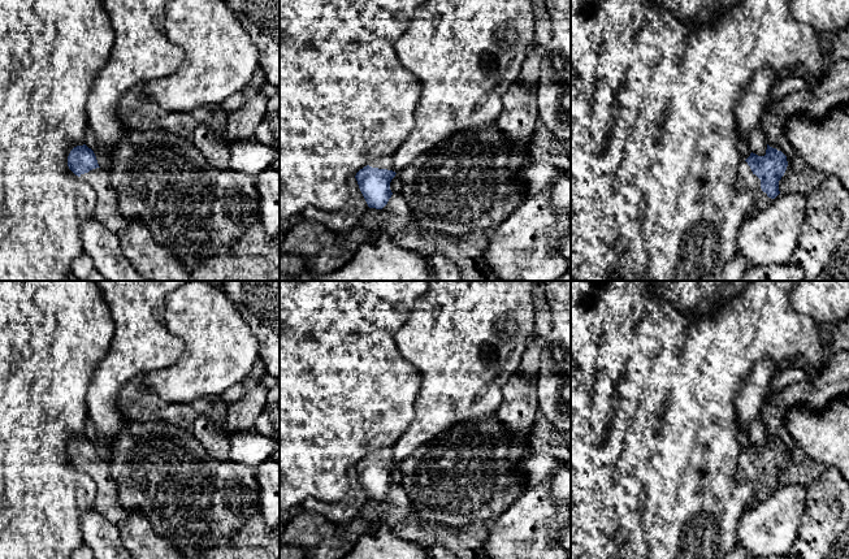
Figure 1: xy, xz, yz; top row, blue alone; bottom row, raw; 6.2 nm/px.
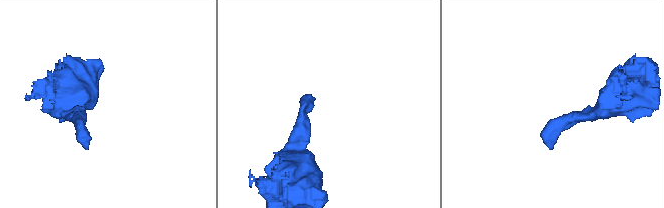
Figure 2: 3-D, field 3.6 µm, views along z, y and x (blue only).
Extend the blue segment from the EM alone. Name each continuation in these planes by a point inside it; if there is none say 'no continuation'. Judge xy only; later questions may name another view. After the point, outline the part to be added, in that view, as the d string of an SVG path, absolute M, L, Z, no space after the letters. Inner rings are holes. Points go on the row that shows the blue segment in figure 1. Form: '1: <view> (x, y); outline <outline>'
1: xy (107, 212); outline M101 168L81 174L96 194L96 207L94 218L98 220L108 231L118 234L127 220L118 211L117 195L111 186L109 173Z

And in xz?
1: xz (382, 163); outline M391 156L386 157L380 157L369 164L372 168L378 168L378 169L387 169L393 170L393 159Z

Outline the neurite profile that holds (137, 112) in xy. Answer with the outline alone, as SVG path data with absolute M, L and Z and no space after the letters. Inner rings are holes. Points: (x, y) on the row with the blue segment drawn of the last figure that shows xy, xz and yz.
M143 83L133 86L118 103L118 116L130 130L164 130L190 139L199 125L207 125L218 133L224 142L233 144L225 136L224 126L228 114L221 107L203 107L189 113L170 112L151 98L144 98L143 88Z

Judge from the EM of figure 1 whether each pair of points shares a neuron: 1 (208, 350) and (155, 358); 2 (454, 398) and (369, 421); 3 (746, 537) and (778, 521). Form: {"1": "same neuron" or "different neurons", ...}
{"1": "different neurons", "2": "different neurons", "3": "same neuron"}

